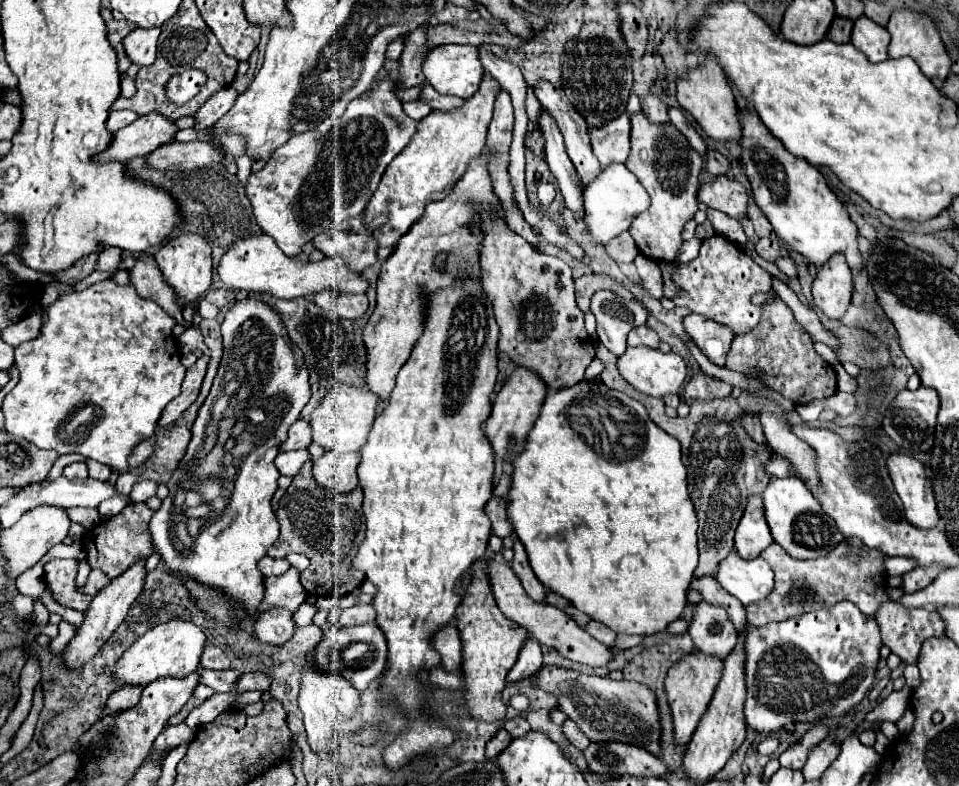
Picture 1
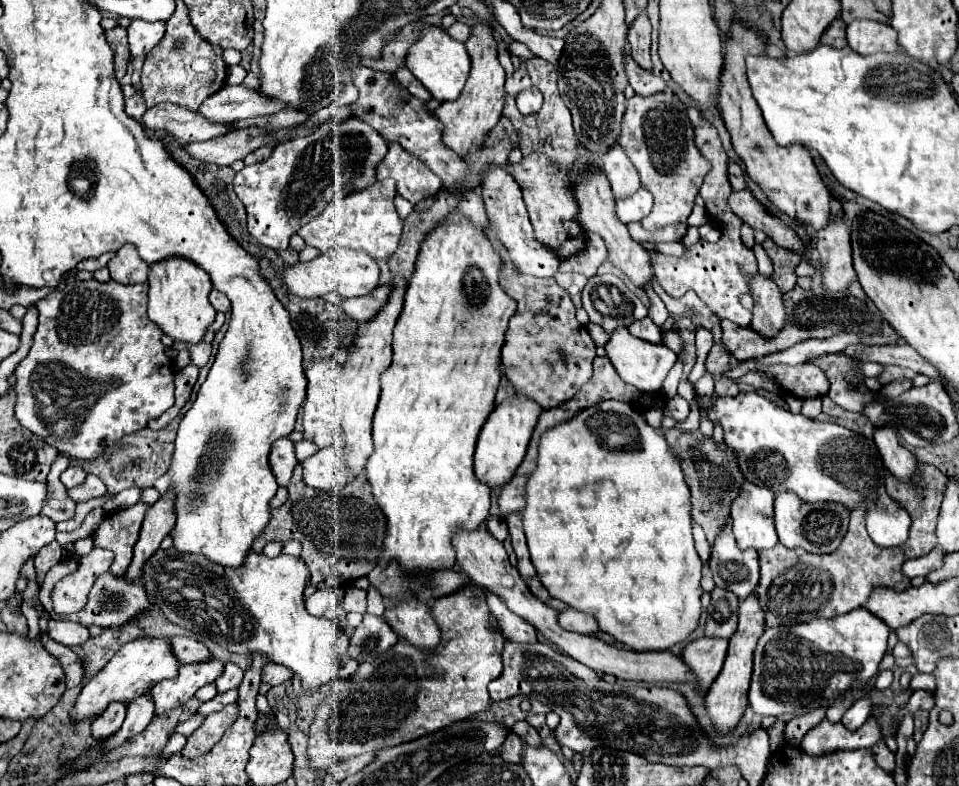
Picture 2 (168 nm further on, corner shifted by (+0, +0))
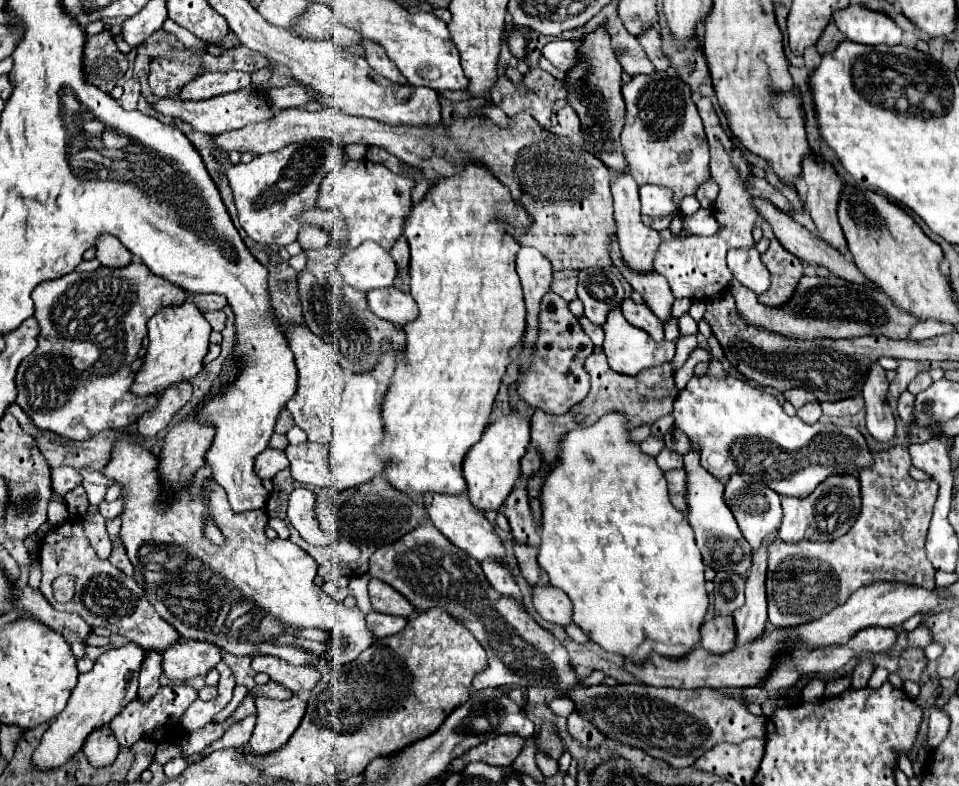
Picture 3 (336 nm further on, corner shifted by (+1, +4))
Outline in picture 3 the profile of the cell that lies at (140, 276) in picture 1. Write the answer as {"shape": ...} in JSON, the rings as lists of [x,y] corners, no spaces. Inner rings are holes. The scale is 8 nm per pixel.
{"shape":[[[102,234],[96,244],[96,258],[106,268],[124,268],[132,262],[130,250],[112,234]]]}

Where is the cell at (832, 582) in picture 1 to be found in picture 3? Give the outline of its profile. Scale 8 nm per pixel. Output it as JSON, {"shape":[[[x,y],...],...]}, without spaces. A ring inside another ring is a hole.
{"shape":[[[894,446],[884,452],[874,454],[874,466],[870,470],[860,470],[860,496],[862,506],[860,514],[846,536],[840,536],[832,542],[782,542],[776,538],[768,546],[768,620],[778,628],[792,628],[812,620],[822,618],[836,606],[844,604],[852,592],[858,588],[872,584],[876,580],[894,580],[906,582],[914,586],[934,588],[934,566],[928,562],[924,554],[924,542],[928,534],[928,526],[932,520],[932,508],[938,498],[938,482],[930,480],[914,480],[910,476],[912,458],[906,446]]]}

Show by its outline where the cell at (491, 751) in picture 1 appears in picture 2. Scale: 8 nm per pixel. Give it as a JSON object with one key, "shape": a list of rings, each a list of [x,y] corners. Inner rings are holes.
{"shape":[[[511,732],[505,740],[505,744],[501,746],[501,758],[511,764],[521,764],[521,746],[525,746],[525,740]]]}

